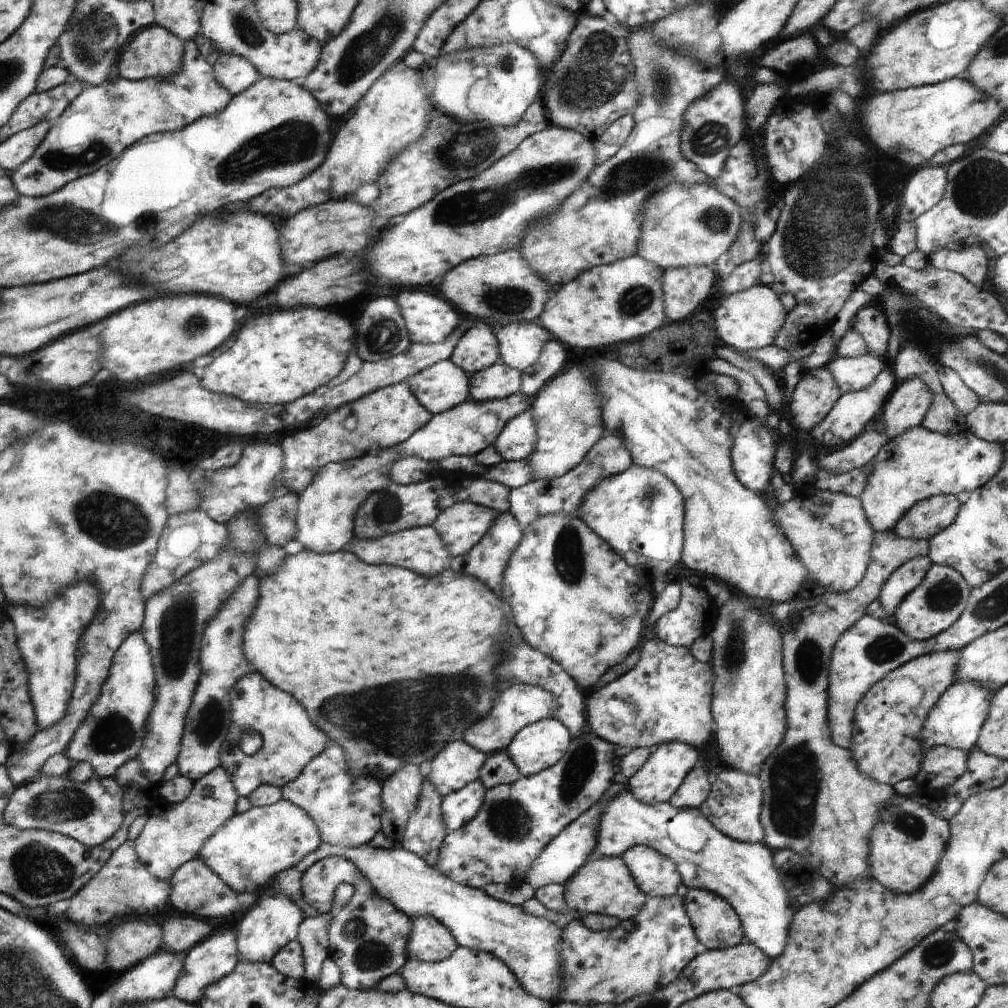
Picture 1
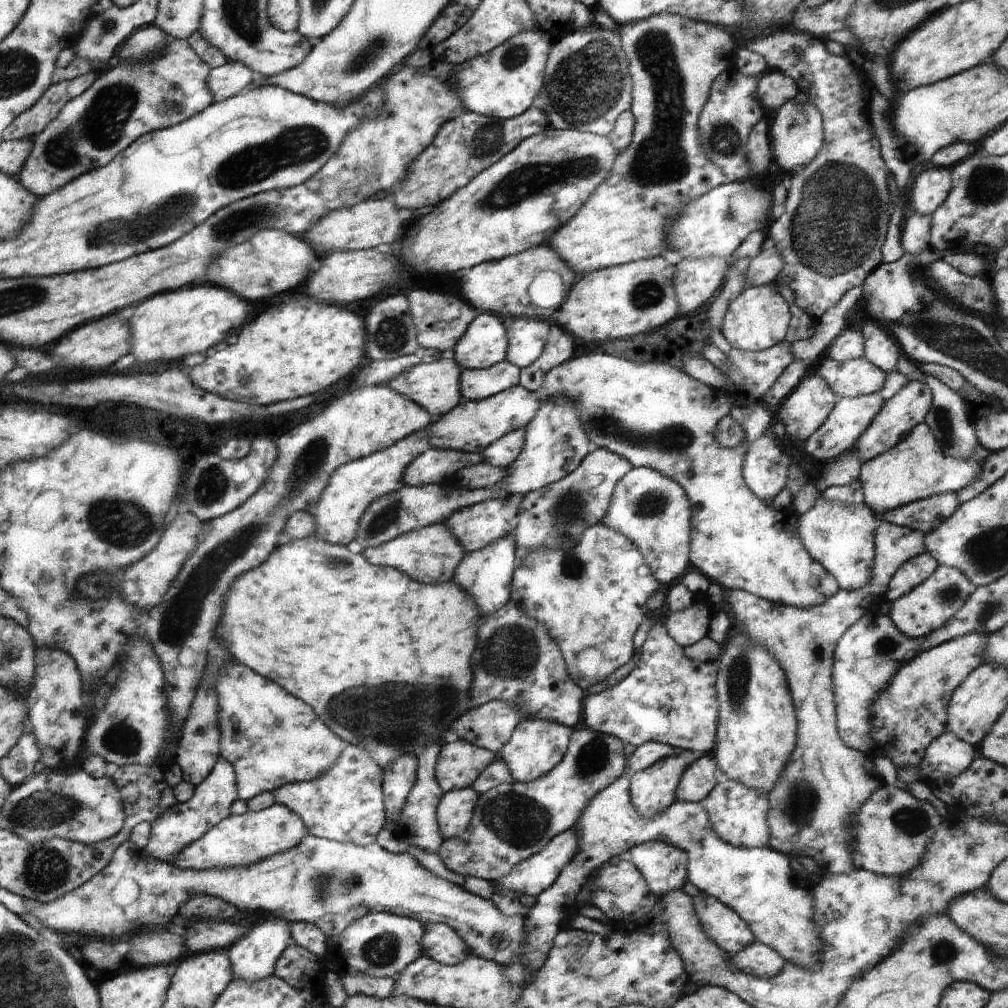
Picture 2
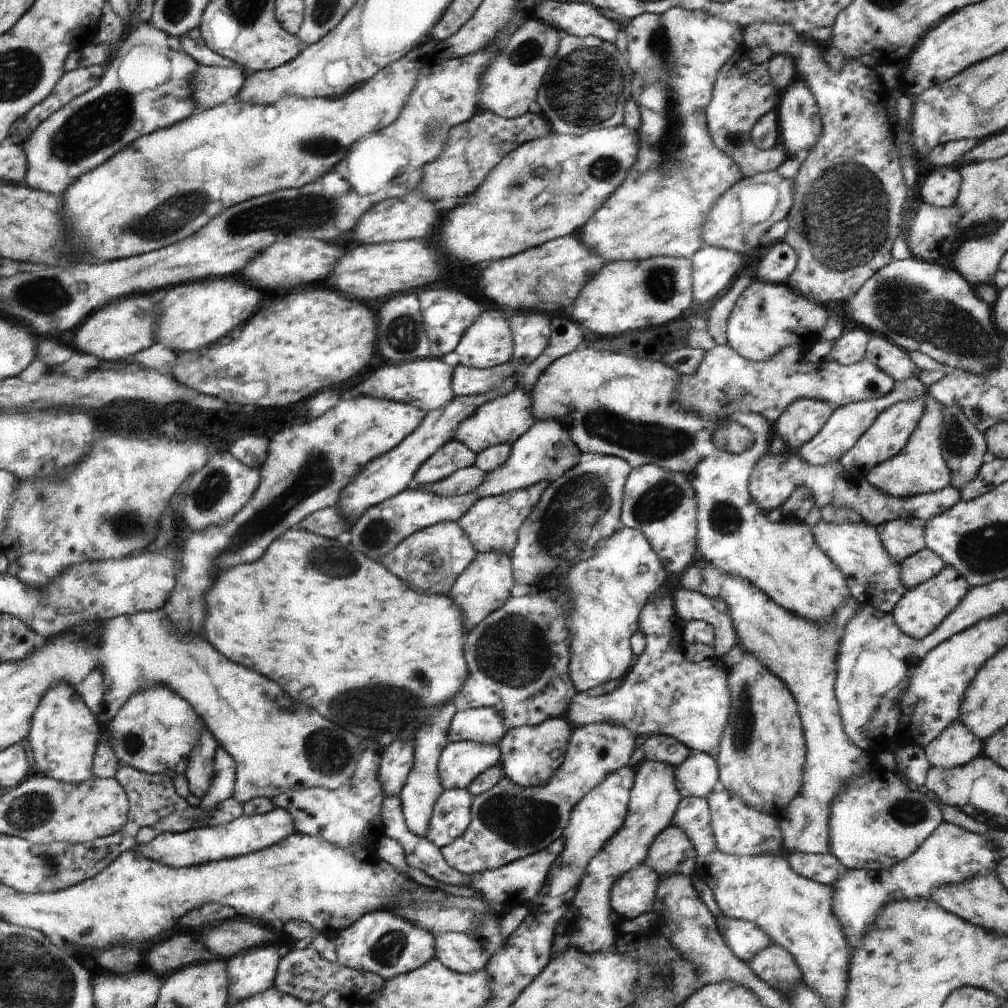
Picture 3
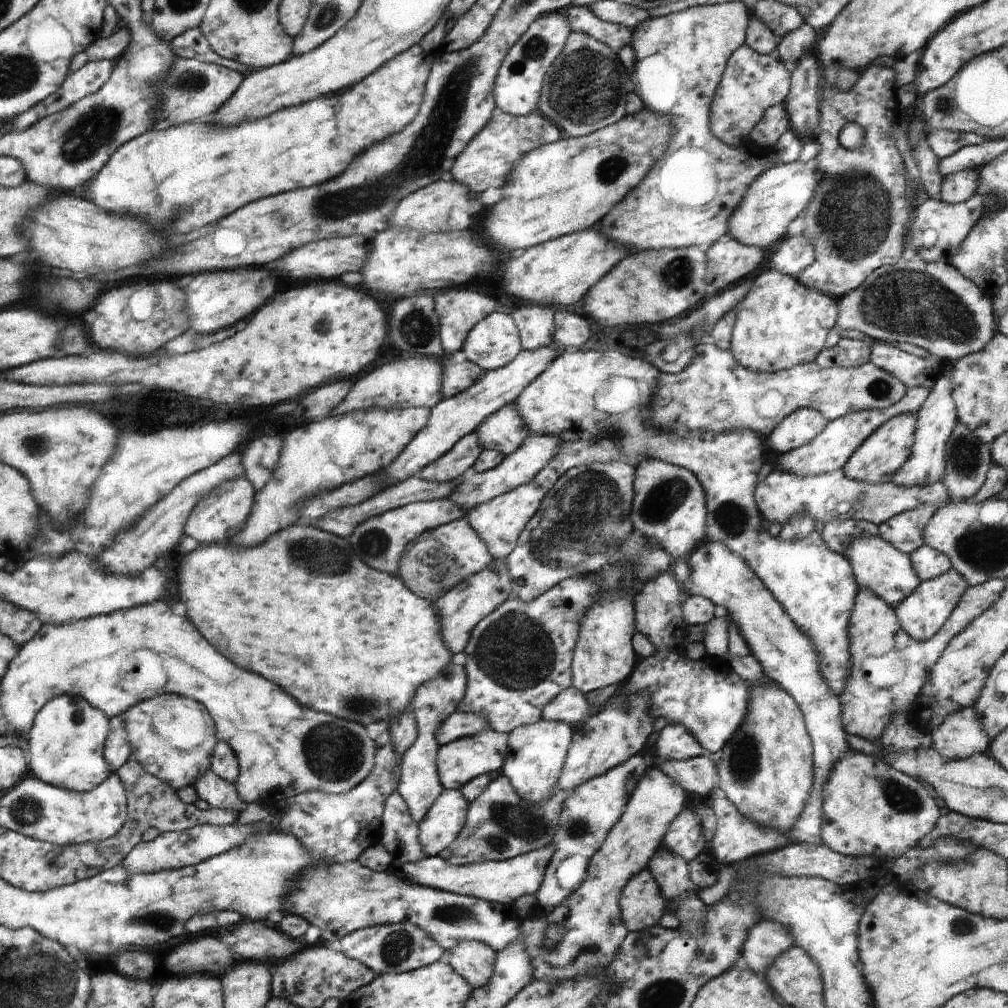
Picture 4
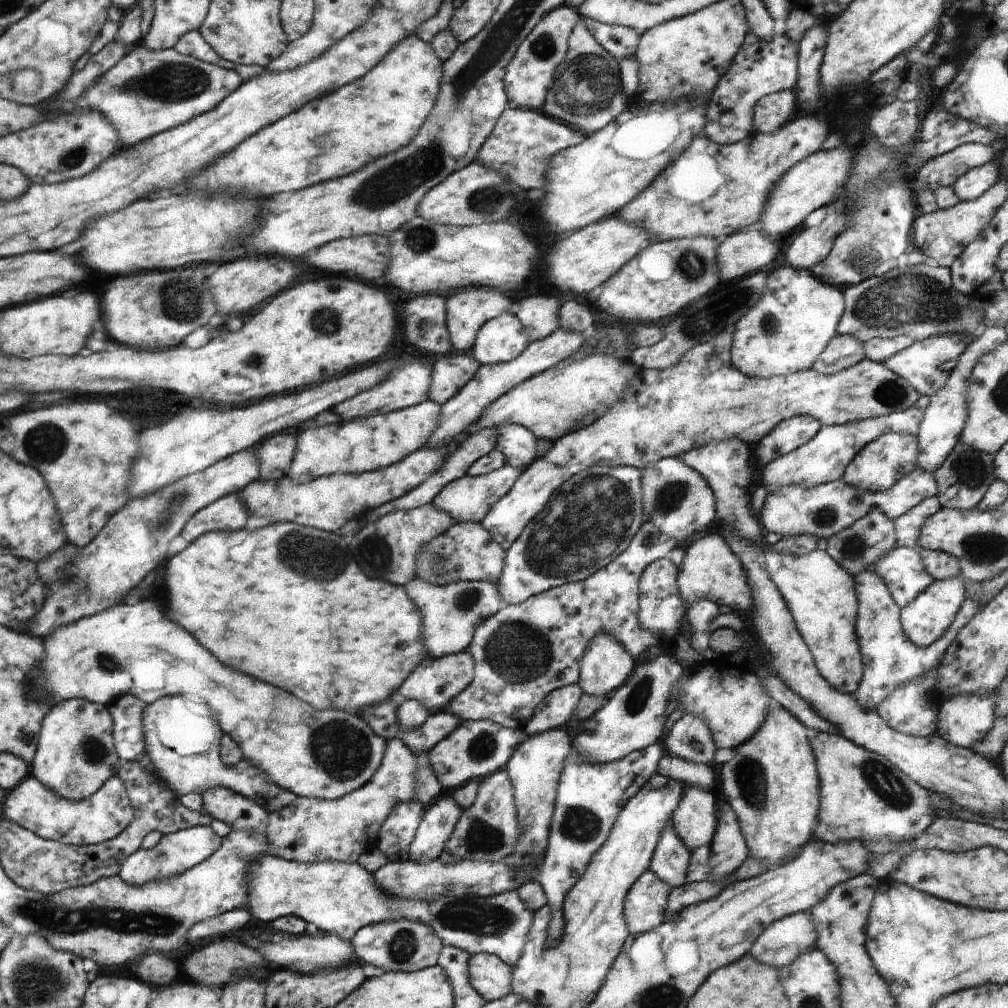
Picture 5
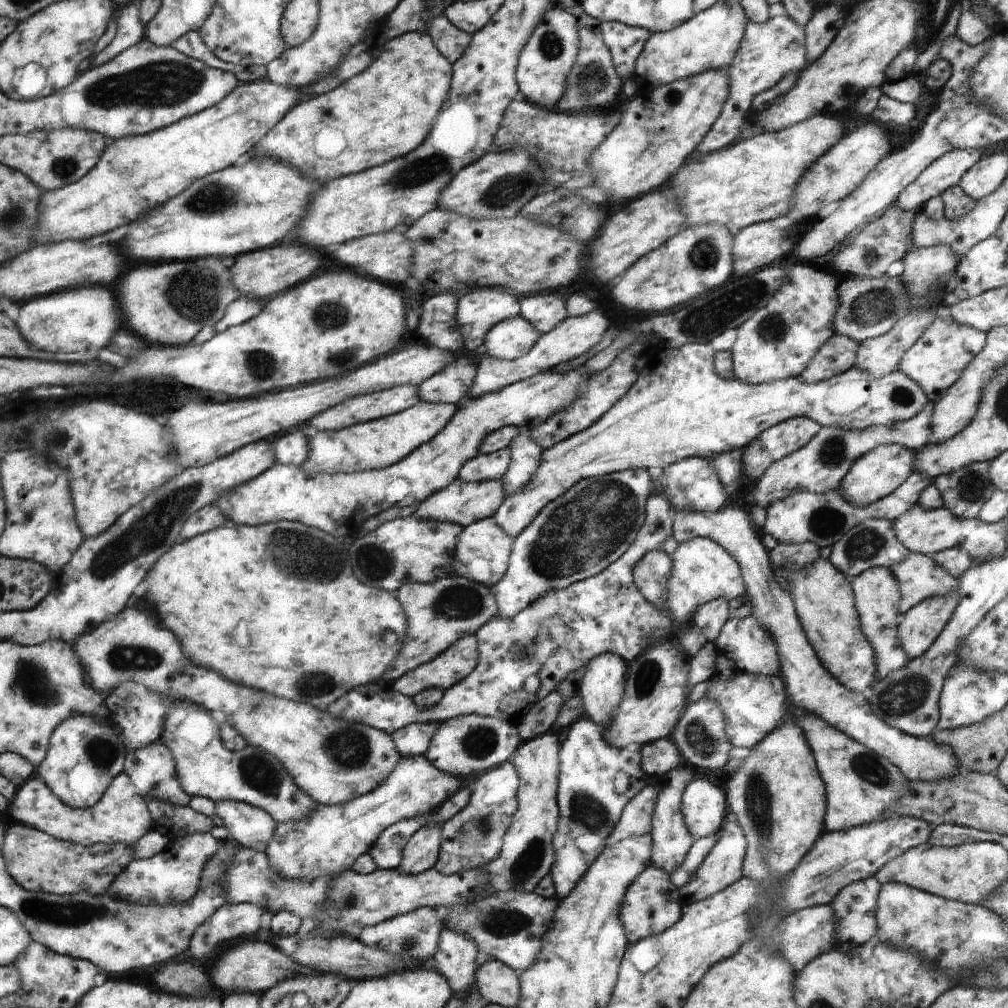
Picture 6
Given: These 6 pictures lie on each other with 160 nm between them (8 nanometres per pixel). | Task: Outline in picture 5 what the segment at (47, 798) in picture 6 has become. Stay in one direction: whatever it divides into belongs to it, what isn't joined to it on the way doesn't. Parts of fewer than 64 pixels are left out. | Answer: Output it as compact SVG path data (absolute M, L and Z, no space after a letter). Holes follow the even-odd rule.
M118 776L109 778L92 797L74 801L62 798L37 778L25 778L16 789L7 793L3 813L42 838L66 845L95 845L117 837L133 821L133 808L126 787Z

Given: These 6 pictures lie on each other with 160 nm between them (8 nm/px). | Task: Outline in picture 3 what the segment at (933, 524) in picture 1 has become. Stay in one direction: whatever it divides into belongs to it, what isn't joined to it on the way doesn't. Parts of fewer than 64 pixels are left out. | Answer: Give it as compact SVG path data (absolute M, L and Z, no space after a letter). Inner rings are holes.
M770 448L769 452L762 456L754 467L750 475L748 492L753 501L768 513L774 508L780 508L798 487L806 487L810 490L813 505L821 510L828 505L838 505L858 513L864 522L873 524L875 527L896 519L907 518L916 518L927 523L931 518L952 508L961 500L959 490L951 484L933 493L924 493L913 497L895 497L872 486L866 478L858 479L850 476L841 461L829 465L811 465L797 454L789 454L788 452L771 454Z

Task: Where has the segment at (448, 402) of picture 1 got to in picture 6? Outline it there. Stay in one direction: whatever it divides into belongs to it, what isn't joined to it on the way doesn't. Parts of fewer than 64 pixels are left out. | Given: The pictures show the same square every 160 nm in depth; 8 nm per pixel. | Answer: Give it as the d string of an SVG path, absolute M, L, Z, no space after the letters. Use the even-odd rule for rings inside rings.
M405 384L395 386L393 389L386 389L375 393L368 393L362 396L349 398L348 401L341 402L340 405L333 406L332 409L325 410L324 413L317 414L314 422L310 422L310 431L322 430L342 430L346 427L373 421L378 418L389 417L390 415L401 413L409 409L419 401L419 386Z

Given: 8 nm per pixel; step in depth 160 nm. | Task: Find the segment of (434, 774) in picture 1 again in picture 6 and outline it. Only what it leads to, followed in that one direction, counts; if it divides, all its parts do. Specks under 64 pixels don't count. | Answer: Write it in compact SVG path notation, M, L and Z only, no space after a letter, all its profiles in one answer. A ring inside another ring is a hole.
M479 714L462 715L450 721L439 723L425 757L429 759L438 770L464 778L470 782L487 770L496 768L511 756L522 742L517 727L496 717L485 717Z

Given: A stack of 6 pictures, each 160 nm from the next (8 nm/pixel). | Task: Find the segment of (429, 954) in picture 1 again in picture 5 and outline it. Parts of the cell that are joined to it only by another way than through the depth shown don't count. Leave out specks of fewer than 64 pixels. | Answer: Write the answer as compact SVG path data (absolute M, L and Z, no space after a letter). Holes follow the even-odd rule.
M476 953L469 960L469 981L474 990L488 1001L511 993L512 968L497 956Z

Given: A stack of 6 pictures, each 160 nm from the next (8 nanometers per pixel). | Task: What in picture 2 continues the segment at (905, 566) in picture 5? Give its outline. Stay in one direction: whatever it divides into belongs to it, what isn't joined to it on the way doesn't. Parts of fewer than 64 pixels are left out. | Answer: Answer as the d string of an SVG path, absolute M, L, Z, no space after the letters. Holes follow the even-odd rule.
M821 495L808 512L798 515L798 522L804 550L834 578L840 589L861 590L868 584L875 556L875 531L880 524L869 507L863 503L852 506Z

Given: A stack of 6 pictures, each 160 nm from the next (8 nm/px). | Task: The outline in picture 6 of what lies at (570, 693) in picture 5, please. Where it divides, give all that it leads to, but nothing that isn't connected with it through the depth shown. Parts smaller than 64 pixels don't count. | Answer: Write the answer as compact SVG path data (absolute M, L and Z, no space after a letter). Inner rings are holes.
M552 691L540 702L534 704L528 714L516 726L522 742L553 731L554 724L565 700L558 691Z

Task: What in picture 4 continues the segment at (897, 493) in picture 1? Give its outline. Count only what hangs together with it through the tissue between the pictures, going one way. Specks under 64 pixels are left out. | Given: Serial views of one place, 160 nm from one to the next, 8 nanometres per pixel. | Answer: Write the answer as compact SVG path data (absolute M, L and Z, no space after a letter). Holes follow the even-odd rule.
M952 368L942 375L930 389L921 409L917 412L914 444L911 448L908 460L894 473L893 480L897 485L922 486L940 481L945 471L946 443L949 441L952 431L959 423L956 403L951 390Z

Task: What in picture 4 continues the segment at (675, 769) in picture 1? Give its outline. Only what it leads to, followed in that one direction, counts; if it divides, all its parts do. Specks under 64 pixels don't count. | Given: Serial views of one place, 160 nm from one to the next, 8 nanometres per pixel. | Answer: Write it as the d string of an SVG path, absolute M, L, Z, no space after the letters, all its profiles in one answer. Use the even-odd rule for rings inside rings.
M657 763L646 769L643 777L638 781L634 792L630 795L624 806L624 812L618 822L610 829L602 846L596 854L591 856L590 862L581 868L582 878L580 885L572 889L571 893L552 912L547 914L544 922L560 923L565 928L563 939L552 949L543 947L544 928L538 928L538 918L530 918L522 921L521 930L525 941L526 952L531 958L533 975L531 981L565 981L576 979L579 975L586 975L590 971L604 969L614 960L617 950L620 948L628 930L621 921L621 910L618 899L627 882L641 870L648 868L649 860L662 849L663 836L666 834L670 823L682 812L686 802L686 791L674 779L666 776Z

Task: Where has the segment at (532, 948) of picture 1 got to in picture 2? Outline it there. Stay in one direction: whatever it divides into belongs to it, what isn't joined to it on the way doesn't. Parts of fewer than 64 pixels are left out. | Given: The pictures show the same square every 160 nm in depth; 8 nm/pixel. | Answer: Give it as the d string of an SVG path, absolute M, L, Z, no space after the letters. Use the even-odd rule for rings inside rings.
M312 835L306 837L296 849L289 850L288 853L278 854L276 857L272 858L267 857L265 861L260 861L257 865L238 866L237 869L230 870L182 870L180 867L176 867L173 864L171 865L168 862L162 862L162 860L158 860L158 858L152 858L144 847L137 846L134 842L122 842L122 844L118 846L118 854L114 856L114 862L110 862L110 866L106 866L106 870L102 870L102 874L98 874L98 878L94 878L94 882L86 882L85 885L80 886L78 890L74 890L74 894L66 894L66 898L58 898L58 902L46 902L46 904L32 902L32 900L24 900L24 902L26 902L26 908L30 910L30 914L34 914L34 916L36 916L36 918L38 918L38 920L46 926L47 930L48 928L52 928L52 930L71 932L72 935L98 936L97 938L101 939L100 936L122 936L122 934L126 934L126 932L130 932L130 930L134 930L134 928L138 928L138 926L158 926L158 928L160 928L160 924L168 924L168 922L170 922L170 920L178 914L178 908L185 905L191 897L194 897L194 894L210 894L210 896L218 896L219 898L226 900L226 902L234 904L237 910L252 910L252 912L258 911L264 916L278 916L278 918L284 918L289 924L298 923L299 921L311 923L318 926L327 938L338 936L338 934L340 934L346 926L350 926L354 920L366 917L366 914L374 912L374 910L377 912L390 912L390 914L417 919L425 926L432 923L443 923L452 927L453 930L465 940L469 946L470 954L482 959L492 960L503 967L512 966L512 962L520 956L520 946L522 946L522 940L526 938L526 920L524 917L522 918L518 915L508 916L503 914L497 908L496 904L494 904L492 899L484 899L480 896L471 894L469 891L466 891L464 887L448 882L448 880L445 880L444 878L440 878L440 876L433 874L433 872L428 868L422 866L422 864L409 853L403 853L400 855L391 854L388 850L378 846L376 842L374 842L373 845L361 846L352 843L330 841L328 839L314 837Z

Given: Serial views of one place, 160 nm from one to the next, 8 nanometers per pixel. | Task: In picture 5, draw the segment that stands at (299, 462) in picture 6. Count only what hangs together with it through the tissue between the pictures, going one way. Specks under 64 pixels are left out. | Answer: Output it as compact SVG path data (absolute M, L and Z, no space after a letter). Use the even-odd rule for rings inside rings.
M296 433L270 435L256 448L260 458L260 479L279 479L288 474L297 452Z

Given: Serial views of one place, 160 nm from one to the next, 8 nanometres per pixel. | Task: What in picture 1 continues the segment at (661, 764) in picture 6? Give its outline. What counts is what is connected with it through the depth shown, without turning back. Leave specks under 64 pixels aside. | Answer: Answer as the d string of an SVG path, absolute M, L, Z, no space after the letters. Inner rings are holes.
M702 765L692 769L670 797L669 803L680 808L699 808L709 797L712 778L708 777Z

